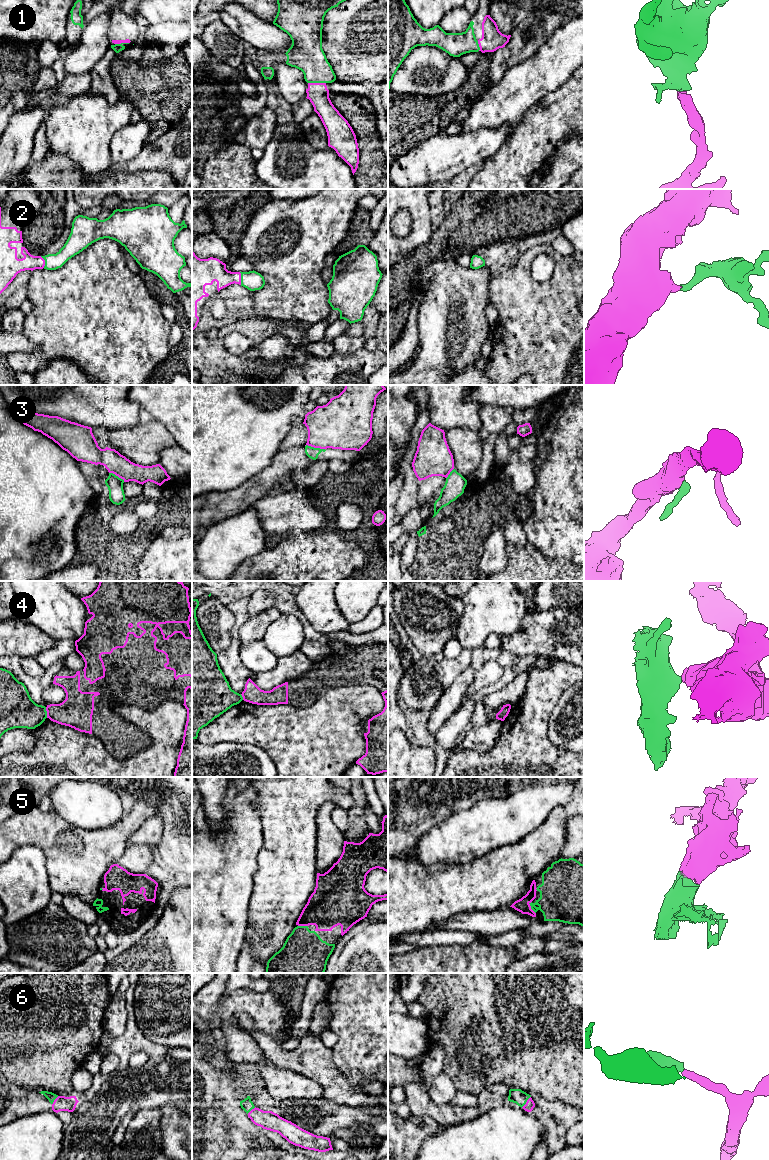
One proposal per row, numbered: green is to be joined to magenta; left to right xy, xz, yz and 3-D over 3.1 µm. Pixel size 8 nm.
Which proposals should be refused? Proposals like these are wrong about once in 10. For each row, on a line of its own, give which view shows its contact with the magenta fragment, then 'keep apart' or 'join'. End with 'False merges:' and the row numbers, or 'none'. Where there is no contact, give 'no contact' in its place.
1: contact in xz; join
2: contact in xz; join
3: contact in xz; join
4: contact in xy; keep apart
5: contact in yz; join
6: contact in yz; join
False merges: 4

